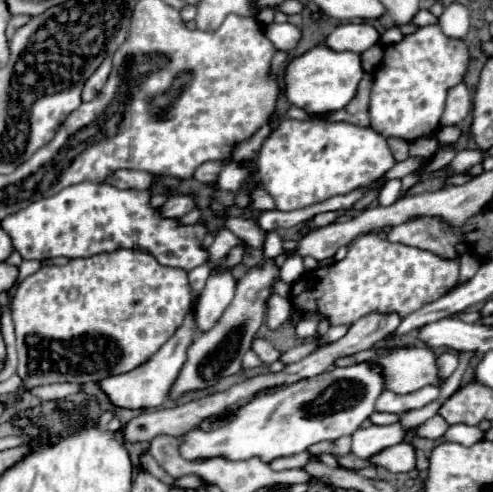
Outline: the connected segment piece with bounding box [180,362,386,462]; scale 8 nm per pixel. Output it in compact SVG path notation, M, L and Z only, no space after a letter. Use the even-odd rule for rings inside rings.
M358 362L354 366L346 368L334 368L330 372L322 372L310 380L300 380L298 384L290 384L274 394L264 394L264 396L254 396L248 400L244 406L240 406L234 412L234 418L212 430L212 432L202 432L198 428L186 432L180 436L180 454L186 460L196 460L196 458L214 458L214 456L224 456L230 460L246 460L252 456L260 456L264 462L270 462L272 458L278 456L288 456L288 454L298 454L304 452L310 444L322 442L322 440L336 440L342 436L348 436L360 428L360 424L374 412L376 398L384 392L384 376L382 368L374 362Z

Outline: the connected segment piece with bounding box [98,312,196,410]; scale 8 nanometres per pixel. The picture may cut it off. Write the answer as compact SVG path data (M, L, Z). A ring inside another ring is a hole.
M190 312L186 316L182 328L178 328L178 332L150 360L146 360L146 364L142 364L142 368L134 368L134 372L126 372L126 376L108 376L106 380L100 380L98 386L110 398L110 402L118 408L140 410L140 408L158 408L158 406L162 406L162 402L168 396L168 390L170 390L172 382L176 380L182 364L186 362L186 350L192 342L194 330L196 330L194 312Z

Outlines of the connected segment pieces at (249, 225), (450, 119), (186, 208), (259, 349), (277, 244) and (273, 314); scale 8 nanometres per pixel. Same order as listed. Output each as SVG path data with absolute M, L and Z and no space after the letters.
M226 218L226 228L236 232L248 246L260 248L264 244L264 232L258 228L254 220L244 220L244 218Z
M460 82L460 84L456 84L456 86L448 92L446 108L444 108L444 114L442 114L440 124L442 124L442 126L456 126L458 122L462 122L462 120L468 116L470 108L472 108L470 92L468 92L466 84Z
M180 194L180 196L174 196L174 198L170 198L162 208L160 208L160 212L162 212L162 216L166 216L166 218L180 218L180 216L184 216L184 214L188 214L192 208L194 208L194 196L192 194Z
M256 338L256 340L254 340L254 344L256 344L256 346L252 346L252 350L260 356L260 360L262 360L262 362L272 364L272 362L276 362L276 360L278 360L280 352L278 352L278 350L268 342L268 340L264 340L264 338Z
M272 232L266 236L266 252L262 252L264 258L274 258L278 254L282 254L284 248L282 248L282 240L278 236L278 232Z
M272 294L268 300L268 314L266 314L266 326L276 330L284 324L284 320L288 320L292 310L292 304L288 298L282 298L278 294Z

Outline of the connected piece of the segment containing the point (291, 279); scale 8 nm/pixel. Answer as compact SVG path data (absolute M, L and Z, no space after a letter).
M290 256L288 258L288 284L294 284L300 276L304 274L304 266L302 266L302 258L300 256Z

